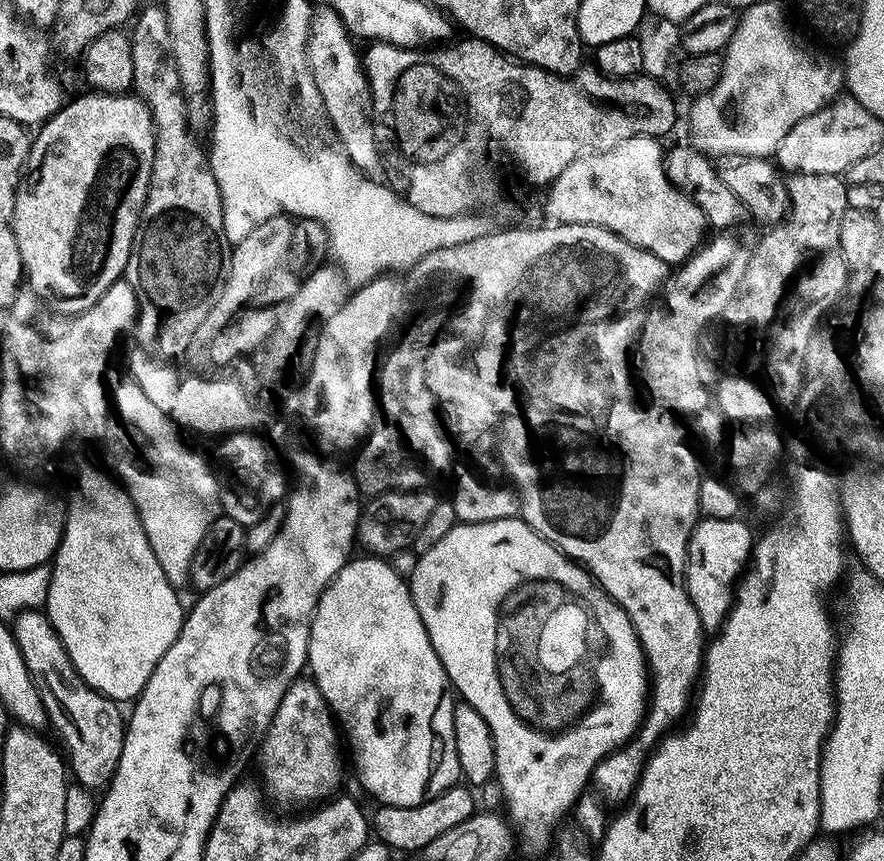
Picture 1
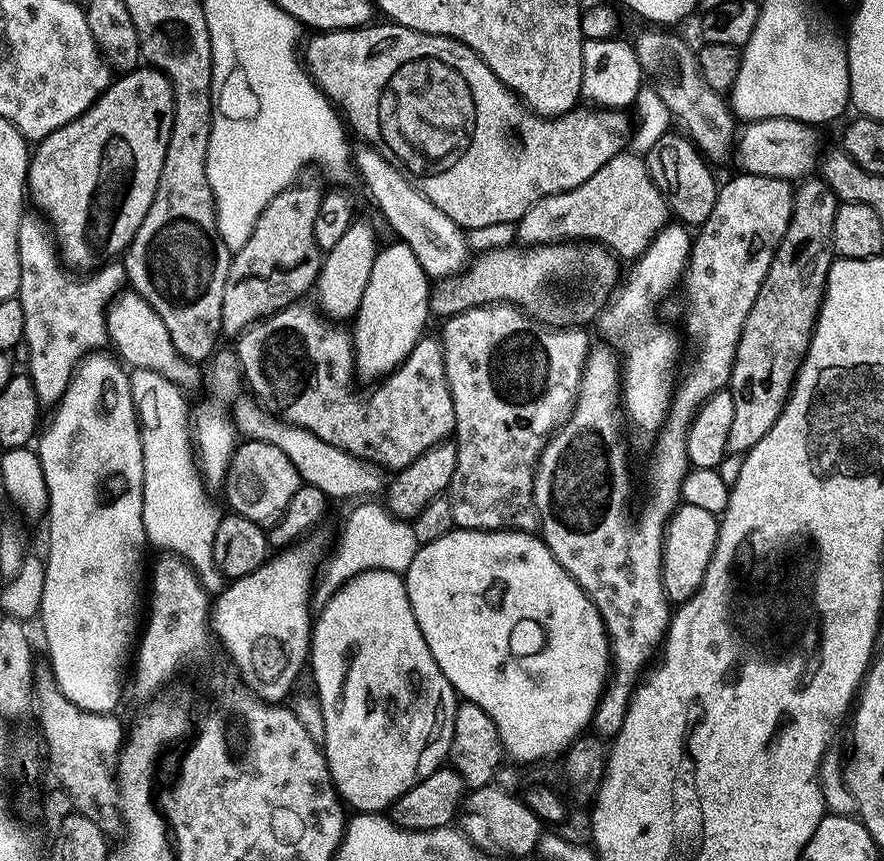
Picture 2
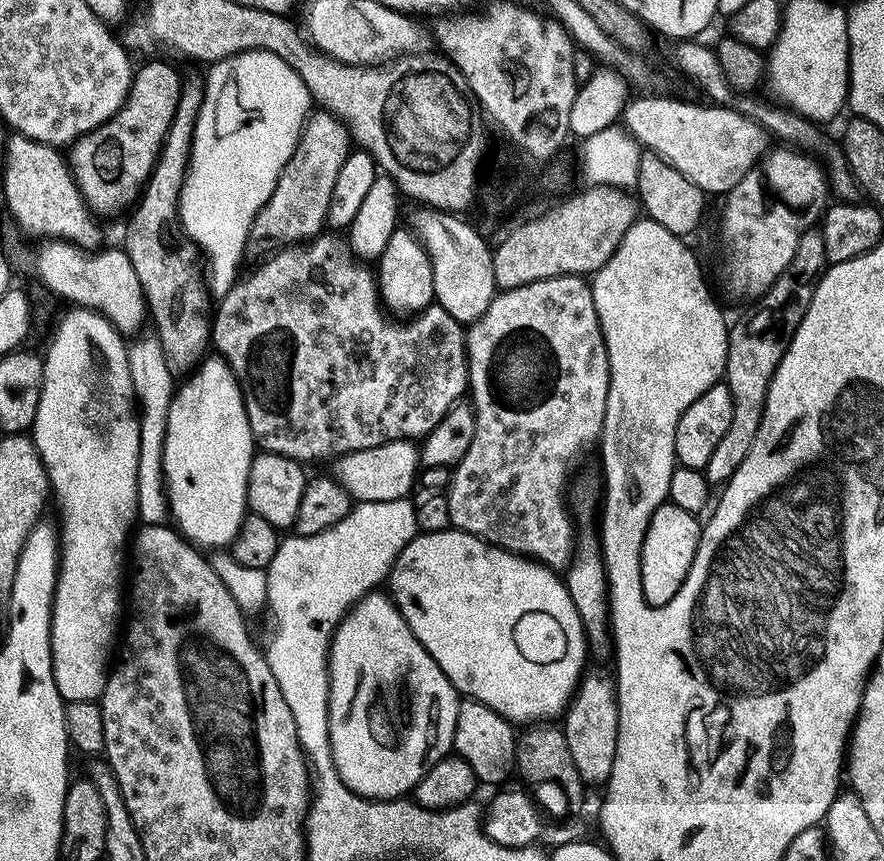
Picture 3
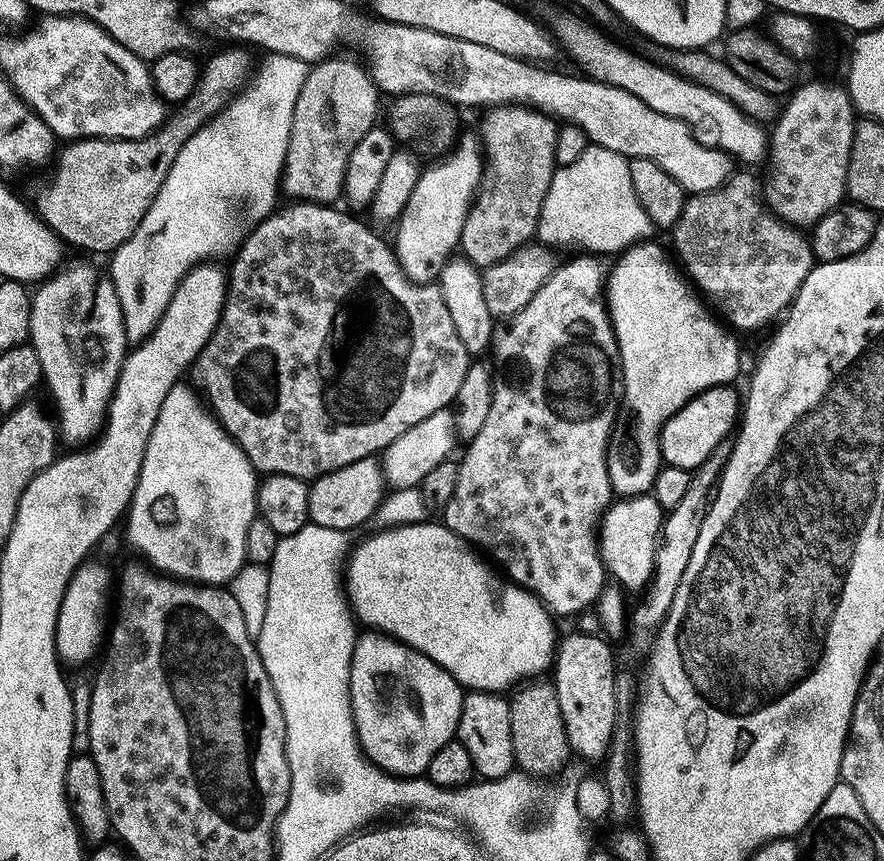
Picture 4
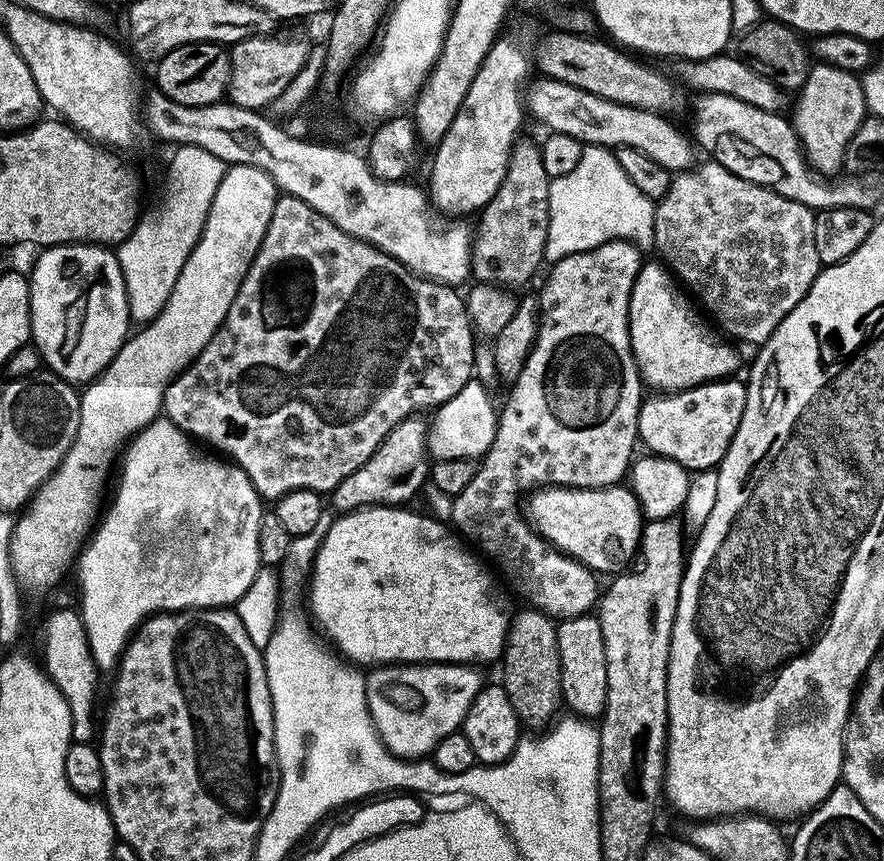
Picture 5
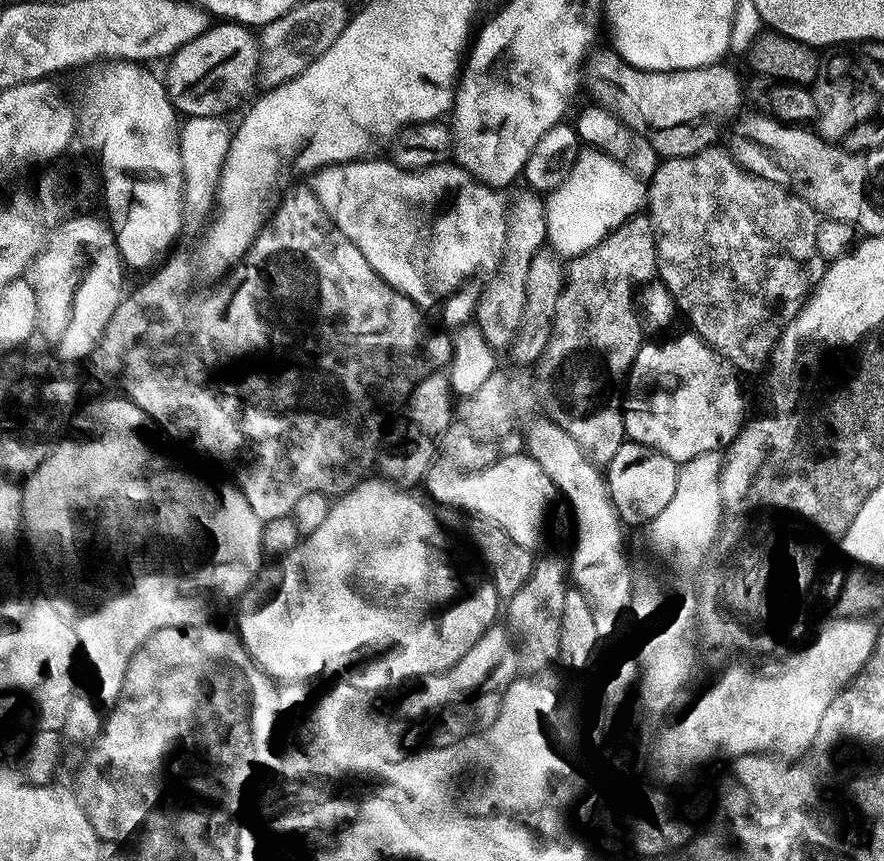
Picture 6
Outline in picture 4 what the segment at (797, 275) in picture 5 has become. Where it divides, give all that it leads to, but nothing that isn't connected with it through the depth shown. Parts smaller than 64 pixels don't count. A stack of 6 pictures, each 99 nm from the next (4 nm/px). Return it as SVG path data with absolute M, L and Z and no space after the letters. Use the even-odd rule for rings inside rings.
M739 172L720 188L689 195L670 236L691 283L714 308L716 303L715 311L733 329L752 332L791 305L814 266L814 257L809 237L773 213L761 199L758 180Z

